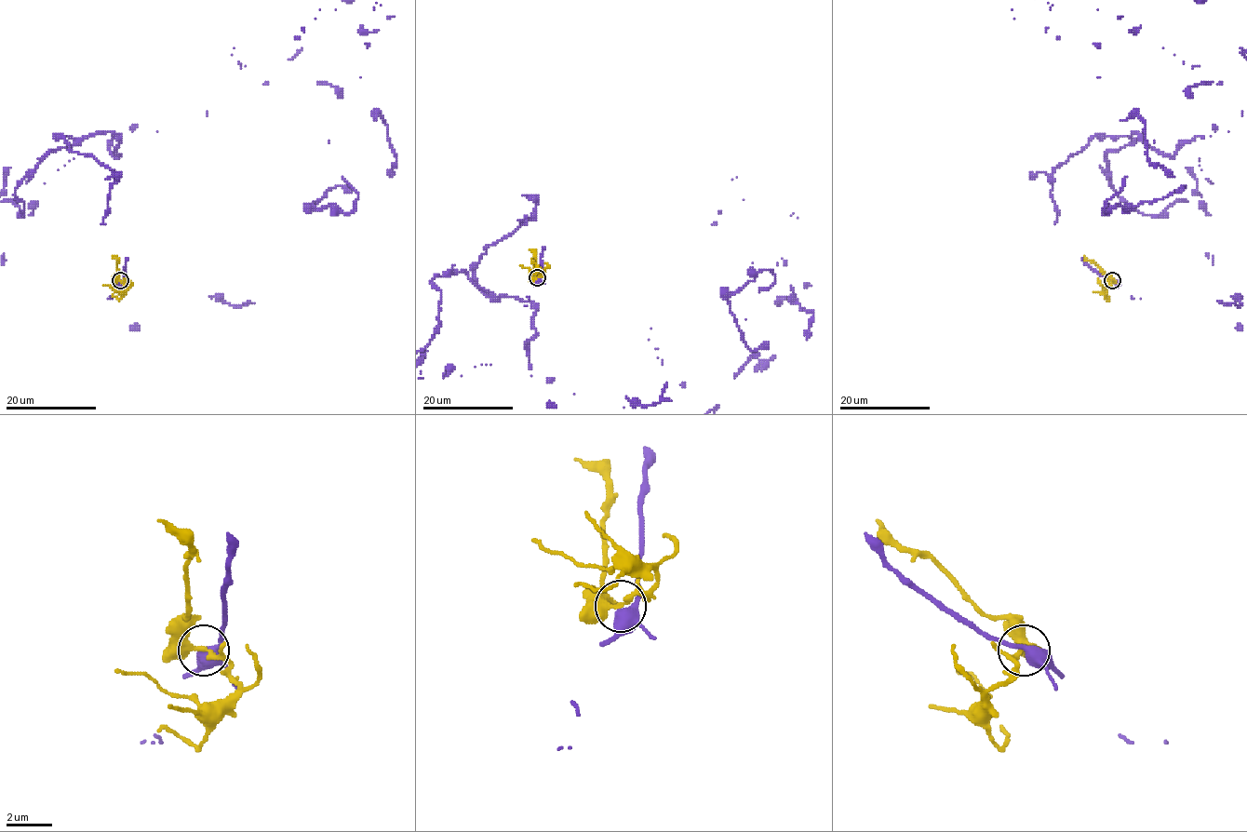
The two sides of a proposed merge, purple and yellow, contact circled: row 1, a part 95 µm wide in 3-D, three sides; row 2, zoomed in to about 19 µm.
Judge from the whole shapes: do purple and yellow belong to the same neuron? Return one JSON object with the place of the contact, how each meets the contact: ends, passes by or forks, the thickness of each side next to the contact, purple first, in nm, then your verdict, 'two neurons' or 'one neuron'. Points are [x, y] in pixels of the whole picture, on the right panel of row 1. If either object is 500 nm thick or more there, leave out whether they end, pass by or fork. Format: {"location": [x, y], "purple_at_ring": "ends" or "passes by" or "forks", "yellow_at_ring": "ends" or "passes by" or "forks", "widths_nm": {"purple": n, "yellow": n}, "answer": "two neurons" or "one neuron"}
{"location": [1112, 280], "purple_at_ring": "forks", "yellow_at_ring": "forks", "widths_nm": {"purple": 400, "yellow": 240}, "answer": "two neurons"}

